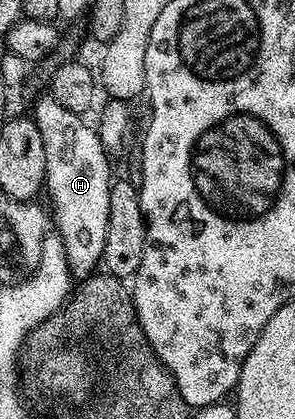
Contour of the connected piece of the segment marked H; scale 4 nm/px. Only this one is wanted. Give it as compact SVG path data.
M44 94L44 97L37 100L32 119L38 127L45 149L47 174L44 188L50 196L53 208L52 222L63 242L71 275L82 280L97 269L104 255L106 226L109 225L109 186L112 181L108 162L110 156L98 136L97 129L91 123L86 123L83 115L59 105L51 94Z

